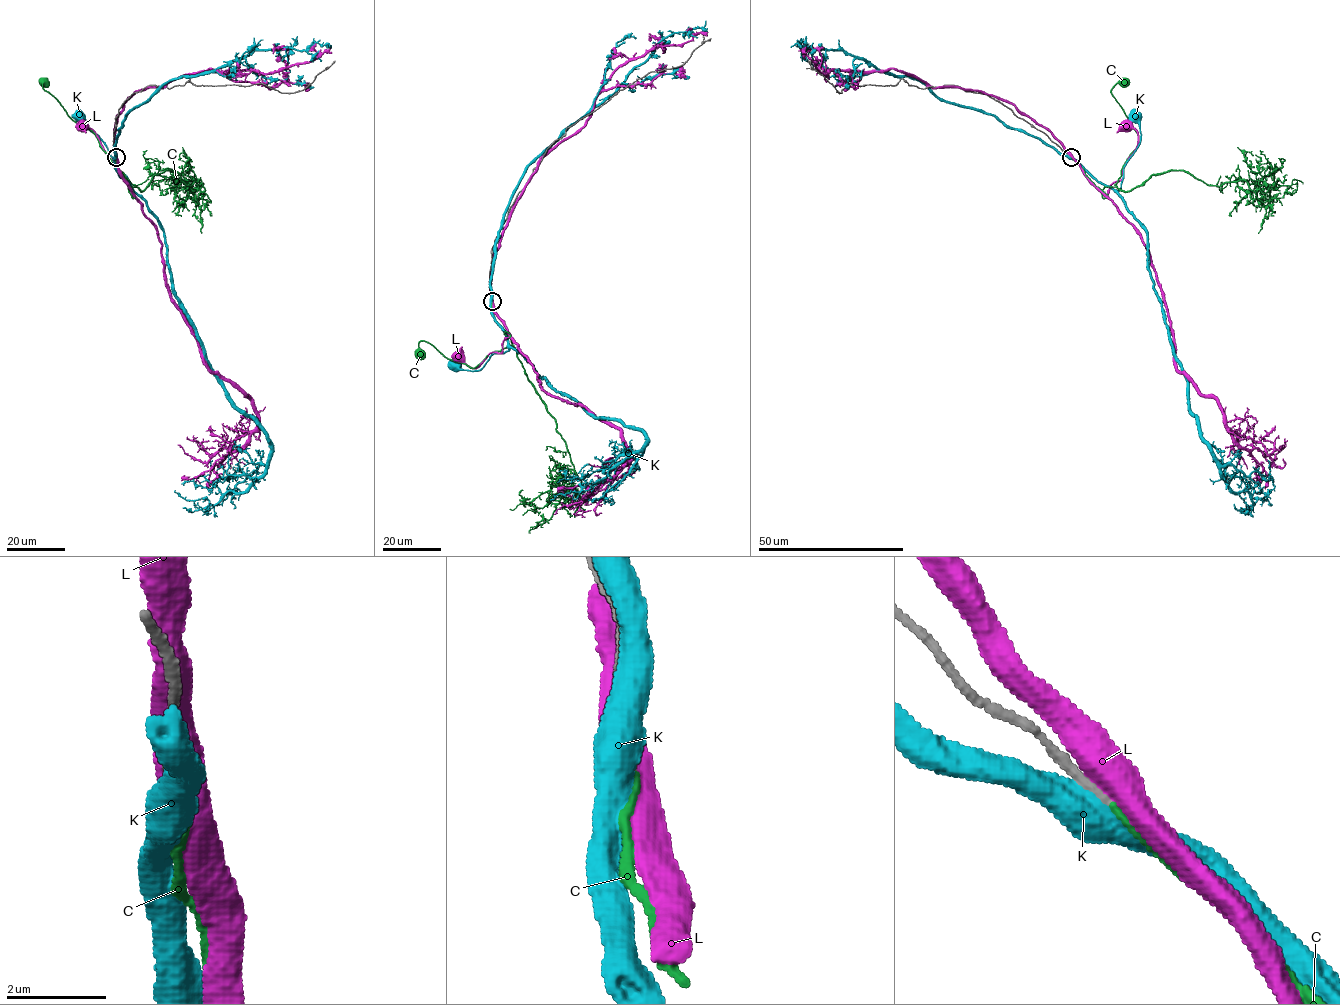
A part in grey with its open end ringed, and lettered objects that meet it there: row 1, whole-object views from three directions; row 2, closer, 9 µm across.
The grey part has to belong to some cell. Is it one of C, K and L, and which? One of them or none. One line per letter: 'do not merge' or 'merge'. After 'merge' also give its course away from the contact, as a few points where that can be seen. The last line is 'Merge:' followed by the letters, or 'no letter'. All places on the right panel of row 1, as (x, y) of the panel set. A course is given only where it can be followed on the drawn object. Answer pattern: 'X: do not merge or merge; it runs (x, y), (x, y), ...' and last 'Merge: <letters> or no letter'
C: merge; it runs (1070, 157), (1103, 198), (1104, 186), (1129, 191), (1181, 170), (1207, 184), (1245, 180), (1267, 200), (1263, 151)
K: do not merge
L: do not merge
Merge: C

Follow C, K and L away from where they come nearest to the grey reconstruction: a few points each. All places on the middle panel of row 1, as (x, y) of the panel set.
C: (492, 300), (524, 372), (556, 423), (581, 481), (557, 500), (550, 498), (550, 488), (526, 504), (519, 493)
K: (492, 299), (491, 313), (503, 329), (508, 349), (494, 353), (479, 370), (458, 370), (455, 366)
L: (492, 299), (494, 314), (509, 336), (503, 341), (501, 352), (491, 352), (476, 368), (470, 368), (458, 357)

